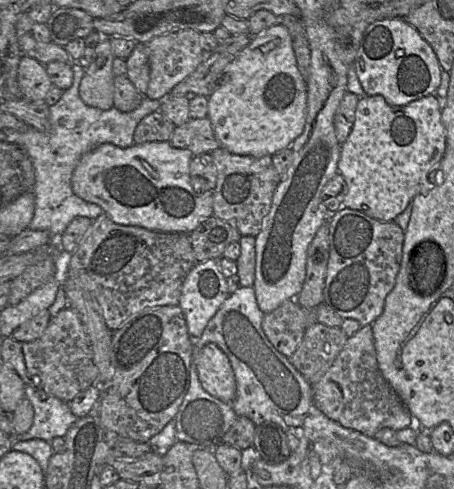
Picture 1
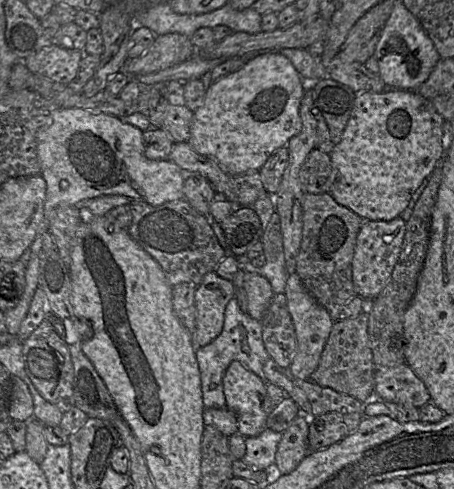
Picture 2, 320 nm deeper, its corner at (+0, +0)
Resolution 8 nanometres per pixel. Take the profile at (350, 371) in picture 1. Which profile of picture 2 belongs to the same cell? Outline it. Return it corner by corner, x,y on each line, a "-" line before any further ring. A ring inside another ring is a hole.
407,363
377,369
374,380
375,396
384,402
416,408
430,402
427,387

